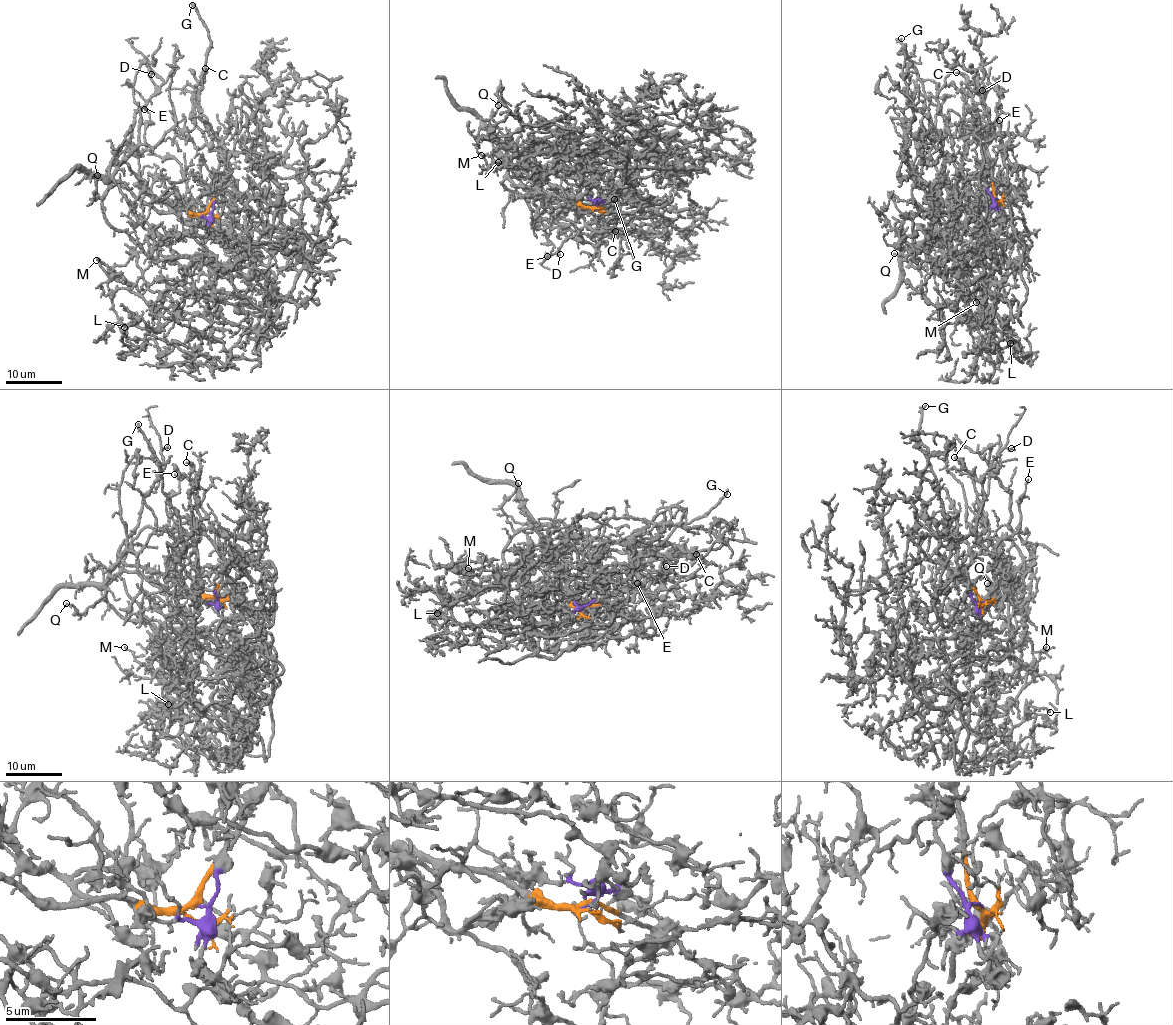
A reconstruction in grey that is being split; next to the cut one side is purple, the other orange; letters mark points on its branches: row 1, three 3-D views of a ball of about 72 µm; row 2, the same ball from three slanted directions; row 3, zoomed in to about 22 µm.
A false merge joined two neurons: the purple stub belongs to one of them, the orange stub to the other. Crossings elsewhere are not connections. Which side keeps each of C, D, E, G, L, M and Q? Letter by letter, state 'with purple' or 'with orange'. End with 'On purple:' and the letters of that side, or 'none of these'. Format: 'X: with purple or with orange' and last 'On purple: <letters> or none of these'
C: with purple
D: with orange
E: with orange
G: with orange
L: with purple
M: with purple
Q: with orange
On purple: C, L, M

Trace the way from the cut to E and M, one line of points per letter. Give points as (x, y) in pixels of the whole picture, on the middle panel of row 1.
E: (594, 206), (579, 207), (564, 196), (504, 178), (505, 188), (519, 193), (543, 224), (553, 247), (547, 256)
M: (594, 206), (670, 202), (640, 204), (557, 155), (625, 168), (590, 150), (627, 159), (610, 148), (481, 155)

